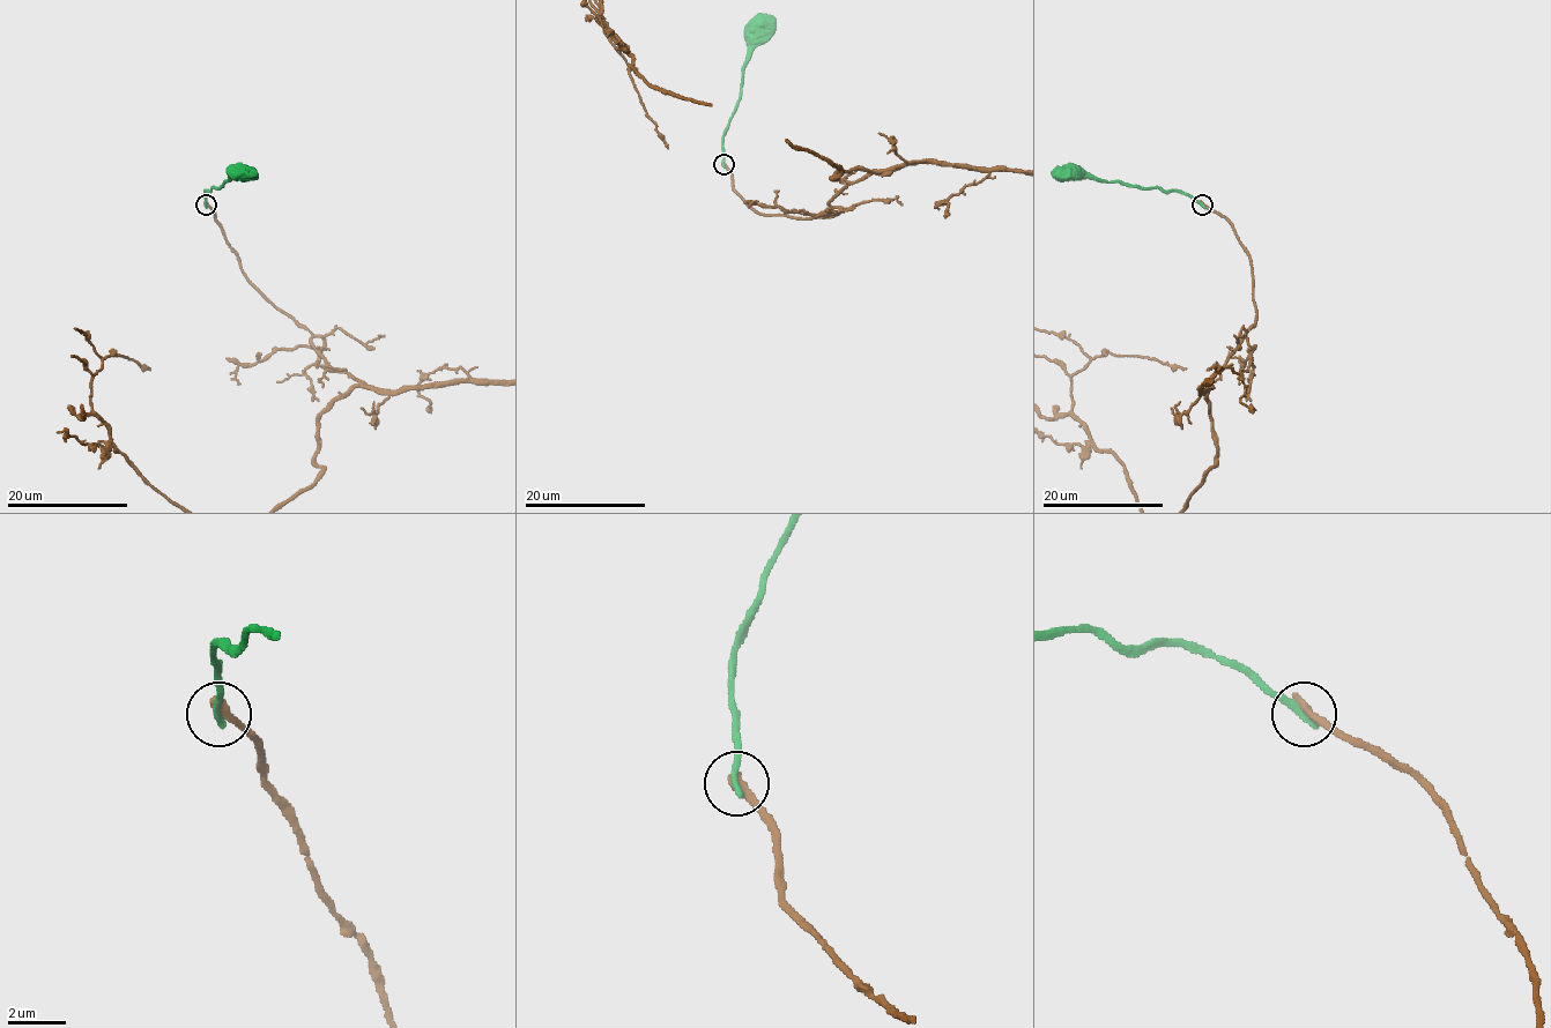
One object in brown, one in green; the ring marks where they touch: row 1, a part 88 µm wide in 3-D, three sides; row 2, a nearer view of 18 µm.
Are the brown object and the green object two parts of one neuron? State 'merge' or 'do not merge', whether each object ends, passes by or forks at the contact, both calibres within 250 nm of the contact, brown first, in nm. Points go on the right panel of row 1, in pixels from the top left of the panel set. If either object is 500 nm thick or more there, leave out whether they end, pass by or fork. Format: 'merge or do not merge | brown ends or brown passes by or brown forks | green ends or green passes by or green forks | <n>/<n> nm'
do not merge | brown ends | green ends | 360/300 nm

